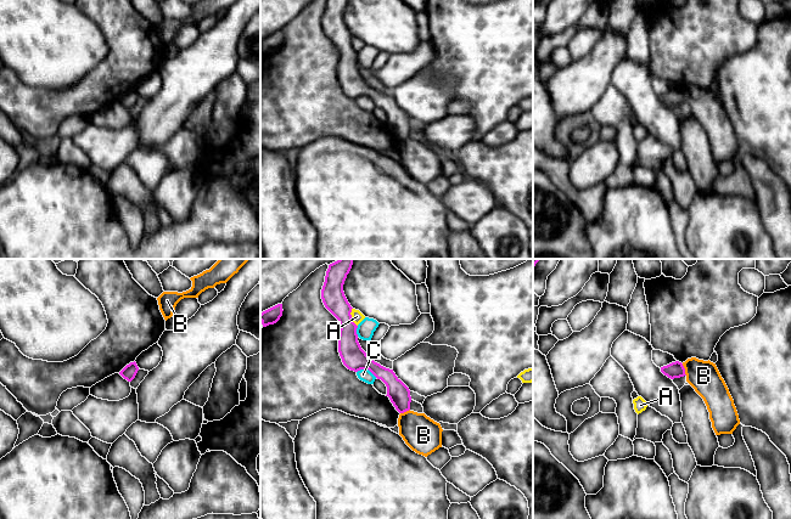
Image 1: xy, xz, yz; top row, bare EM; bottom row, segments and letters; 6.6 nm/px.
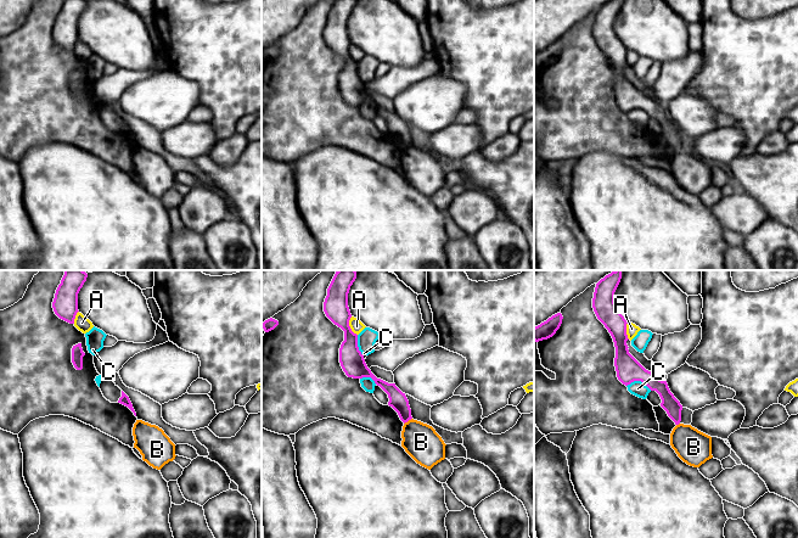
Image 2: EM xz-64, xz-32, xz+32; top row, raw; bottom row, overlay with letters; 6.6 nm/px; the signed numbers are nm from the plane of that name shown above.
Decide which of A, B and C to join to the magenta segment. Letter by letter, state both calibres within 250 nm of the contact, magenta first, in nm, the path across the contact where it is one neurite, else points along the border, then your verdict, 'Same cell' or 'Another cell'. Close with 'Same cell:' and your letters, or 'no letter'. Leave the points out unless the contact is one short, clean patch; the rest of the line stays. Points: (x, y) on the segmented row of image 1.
A: Thickness 150 nm (magenta) against 80 nm. Another cell
B: Thickness 110 nm (magenta) against 200 nm. Boundary: yz (682, 364), (686, 374). Another cell
C: Thickness 160 nm (magenta) against 80 nm. Boundary: xz (357, 371), (369, 370), (376, 377). Another cell
Same cell: no letter

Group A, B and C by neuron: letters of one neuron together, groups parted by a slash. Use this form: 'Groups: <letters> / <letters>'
Groups: A / B / C

